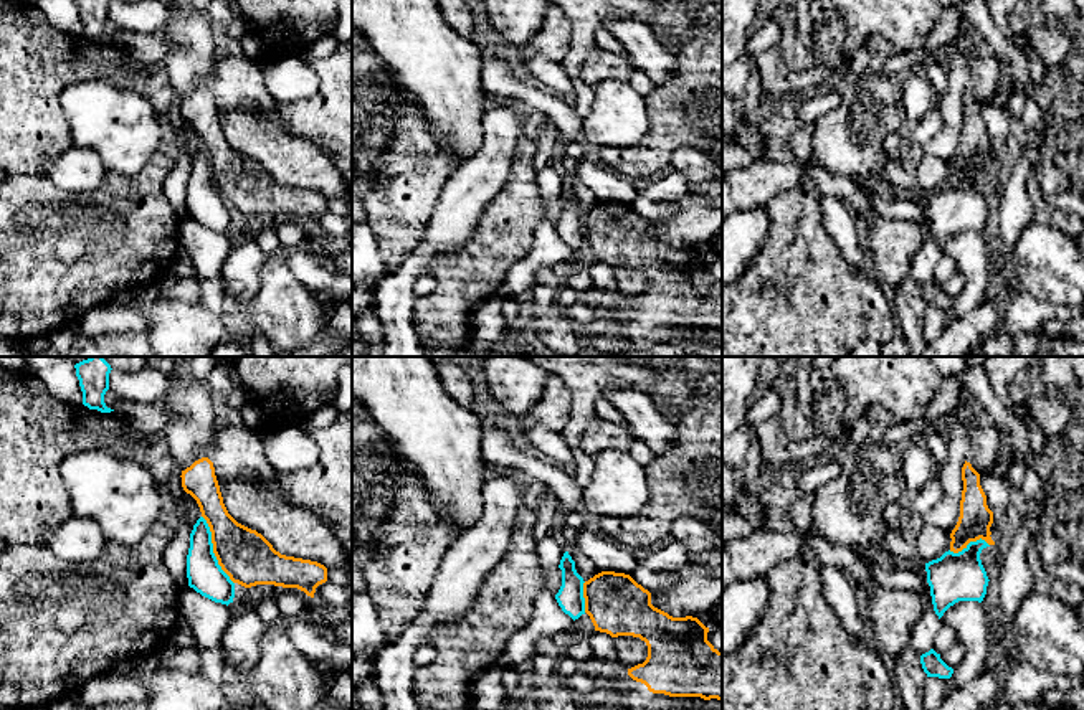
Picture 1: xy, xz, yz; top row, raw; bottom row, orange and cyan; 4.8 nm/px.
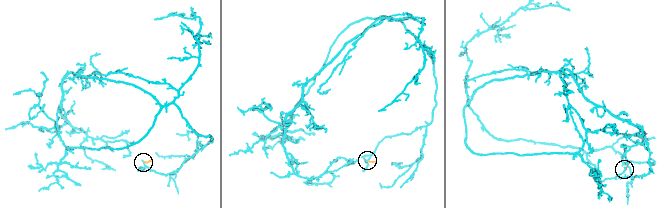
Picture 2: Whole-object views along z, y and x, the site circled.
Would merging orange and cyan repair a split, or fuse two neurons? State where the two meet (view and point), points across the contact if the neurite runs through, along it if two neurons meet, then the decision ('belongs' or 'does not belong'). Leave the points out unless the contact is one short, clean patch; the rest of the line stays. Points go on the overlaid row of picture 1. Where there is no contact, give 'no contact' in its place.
xy (213, 550) | along xy (202, 515), (210, 532), (217, 563), (233, 583) | does not belong

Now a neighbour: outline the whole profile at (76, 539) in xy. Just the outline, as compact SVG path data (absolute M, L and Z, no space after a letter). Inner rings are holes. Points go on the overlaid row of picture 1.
M69 515L55 527L46 538L46 548L68 563L86 563L96 560L106 548L101 527L84 517Z

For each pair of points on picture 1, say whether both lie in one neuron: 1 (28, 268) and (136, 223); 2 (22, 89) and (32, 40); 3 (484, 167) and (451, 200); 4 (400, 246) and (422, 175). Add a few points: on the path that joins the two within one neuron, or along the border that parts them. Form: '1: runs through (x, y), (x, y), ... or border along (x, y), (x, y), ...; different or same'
1: runs through (55, 273), (85, 273), (109, 248); same
2: runs through (22, 78), (22, 52); same
3: runs through (476, 175), (460, 192); same
4: runs through (400, 228), (400, 197), (404, 194); same

